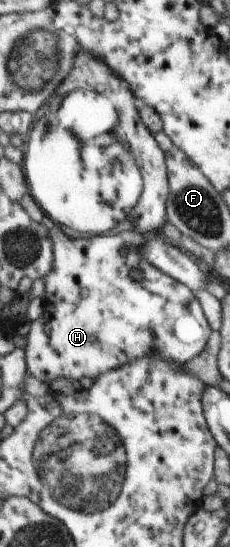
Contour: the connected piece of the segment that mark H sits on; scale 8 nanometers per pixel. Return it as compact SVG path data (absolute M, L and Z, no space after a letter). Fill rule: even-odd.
M56 224L52 227L48 225L47 232L50 234L51 249L54 252L54 260L52 260L51 271L48 272L42 279L45 285L45 293L42 297L43 312L38 319L30 321L30 331L26 337L26 344L24 345L24 359L27 369L27 374L49 384L54 380L64 378L67 380L77 381L81 377L88 377L88 379L94 379L95 377L102 376L103 373L110 372L113 369L130 362L132 360L141 358L142 356L148 356L150 353L155 352L160 358L164 360L170 360L171 362L186 363L189 359L196 357L202 349L208 339L211 332L210 326L202 313L200 304L196 299L194 293L187 288L184 284L176 281L173 277L168 277L168 274L162 273L159 269L156 269L153 265L150 265L148 261L141 256L138 250L132 250L130 248L133 236L128 232L120 232L117 234L110 234L102 231L100 234L90 237L78 237L76 239L68 238ZM120 249L128 250L125 254L118 253ZM138 271L141 273L140 278L134 277L132 273Z

